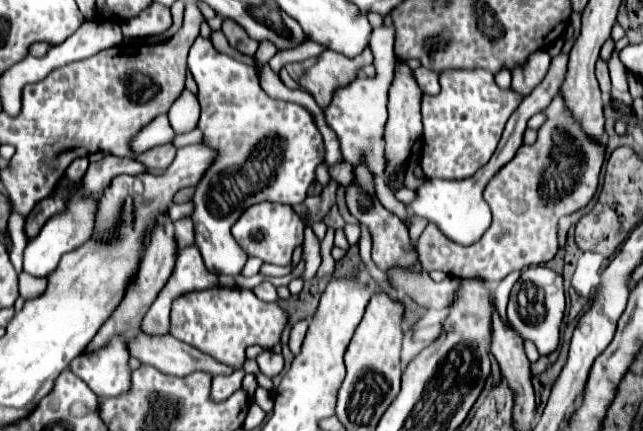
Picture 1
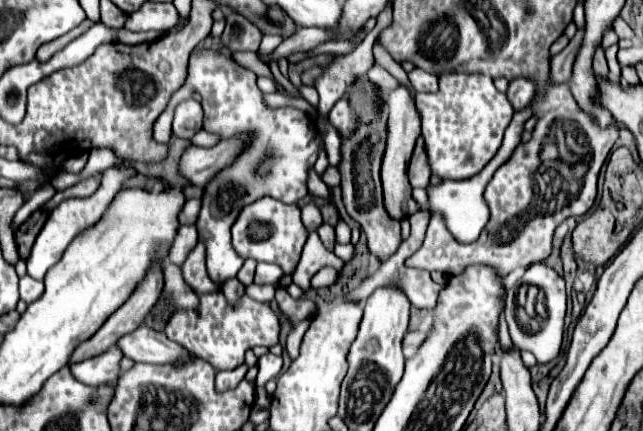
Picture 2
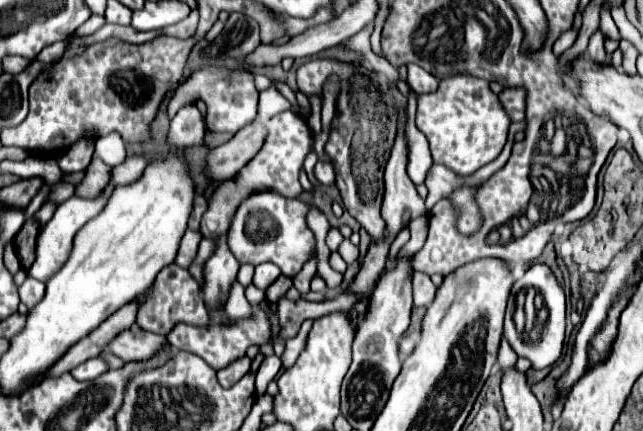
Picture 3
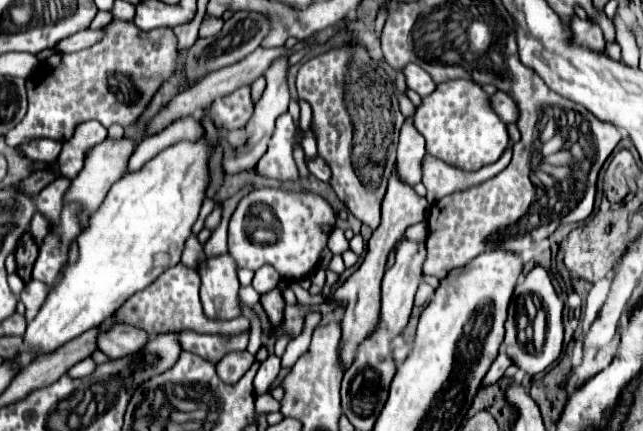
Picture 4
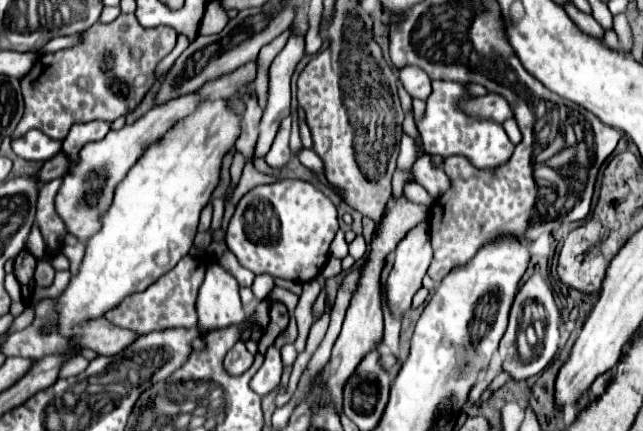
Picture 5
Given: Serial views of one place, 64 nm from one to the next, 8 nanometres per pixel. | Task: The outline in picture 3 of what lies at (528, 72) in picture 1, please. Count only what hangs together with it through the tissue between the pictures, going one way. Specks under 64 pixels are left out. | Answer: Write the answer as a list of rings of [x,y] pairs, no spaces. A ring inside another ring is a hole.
[[[504,88],[500,94],[500,102],[504,108],[508,108],[508,114],[512,116],[512,122],[522,122],[526,114],[526,90],[524,88]]]

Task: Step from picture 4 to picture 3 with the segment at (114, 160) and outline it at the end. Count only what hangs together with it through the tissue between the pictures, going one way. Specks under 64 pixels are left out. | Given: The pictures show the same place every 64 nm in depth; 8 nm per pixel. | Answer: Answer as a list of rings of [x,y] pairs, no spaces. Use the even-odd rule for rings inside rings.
[[[92,160],[90,166],[86,168],[84,180],[76,186],[76,194],[94,196],[96,192],[100,192],[100,188],[104,188],[104,184],[108,184],[108,172],[110,172],[110,168],[106,164],[102,164],[100,160]]]

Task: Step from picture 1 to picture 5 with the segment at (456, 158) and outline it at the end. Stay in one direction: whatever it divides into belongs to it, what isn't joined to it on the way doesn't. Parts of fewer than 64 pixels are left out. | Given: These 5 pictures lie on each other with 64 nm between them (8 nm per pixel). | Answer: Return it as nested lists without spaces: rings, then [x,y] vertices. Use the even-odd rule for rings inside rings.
[[[432,82],[432,94],[426,100],[426,112],[416,122],[420,138],[424,142],[424,152],[440,158],[464,156],[474,168],[494,168],[504,162],[514,152],[514,144],[508,140],[504,128],[490,118],[476,118],[462,110],[460,102],[472,98],[466,84],[462,82]]]

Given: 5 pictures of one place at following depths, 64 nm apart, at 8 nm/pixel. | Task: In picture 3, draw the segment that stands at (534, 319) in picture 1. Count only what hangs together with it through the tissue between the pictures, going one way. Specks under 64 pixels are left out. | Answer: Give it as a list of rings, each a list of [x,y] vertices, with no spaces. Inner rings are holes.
[[[534,264],[526,270],[526,274],[518,280],[518,284],[510,290],[506,318],[504,318],[504,336],[518,356],[526,356],[532,360],[532,368],[540,370],[554,364],[564,346],[564,312],[566,312],[566,296],[564,288],[556,280],[554,272],[546,264]],[[540,308],[548,310],[548,318],[538,332],[538,338],[532,338],[532,330],[536,330],[536,314]],[[528,310],[536,310],[534,318],[528,316]]]

